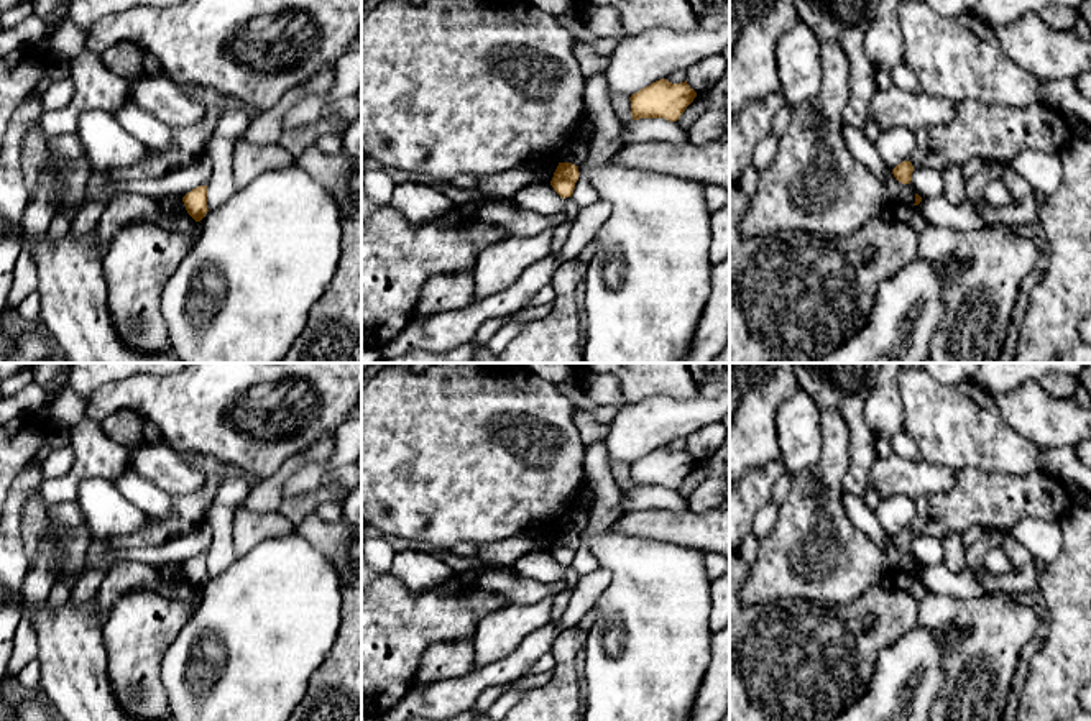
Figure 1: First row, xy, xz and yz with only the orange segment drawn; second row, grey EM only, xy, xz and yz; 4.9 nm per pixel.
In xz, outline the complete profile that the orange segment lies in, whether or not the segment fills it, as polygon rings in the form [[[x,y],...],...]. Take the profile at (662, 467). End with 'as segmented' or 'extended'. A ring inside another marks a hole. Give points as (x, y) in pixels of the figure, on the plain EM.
[[[667,447],[652,450],[629,465],[633,488],[665,486],[677,489],[693,470],[697,460],[685,450],[672,452]]] | as segmented

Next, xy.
[[[199,553],[187,560],[182,565],[182,570],[186,573],[187,581],[196,588],[200,590],[205,581],[209,580],[207,576],[207,553]]] | as segmented

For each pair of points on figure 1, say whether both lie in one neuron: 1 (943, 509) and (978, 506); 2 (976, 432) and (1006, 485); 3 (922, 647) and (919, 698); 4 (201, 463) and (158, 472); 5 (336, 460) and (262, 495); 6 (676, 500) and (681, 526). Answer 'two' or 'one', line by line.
1: one
2: two
3: one
4: two
5: two
6: two

